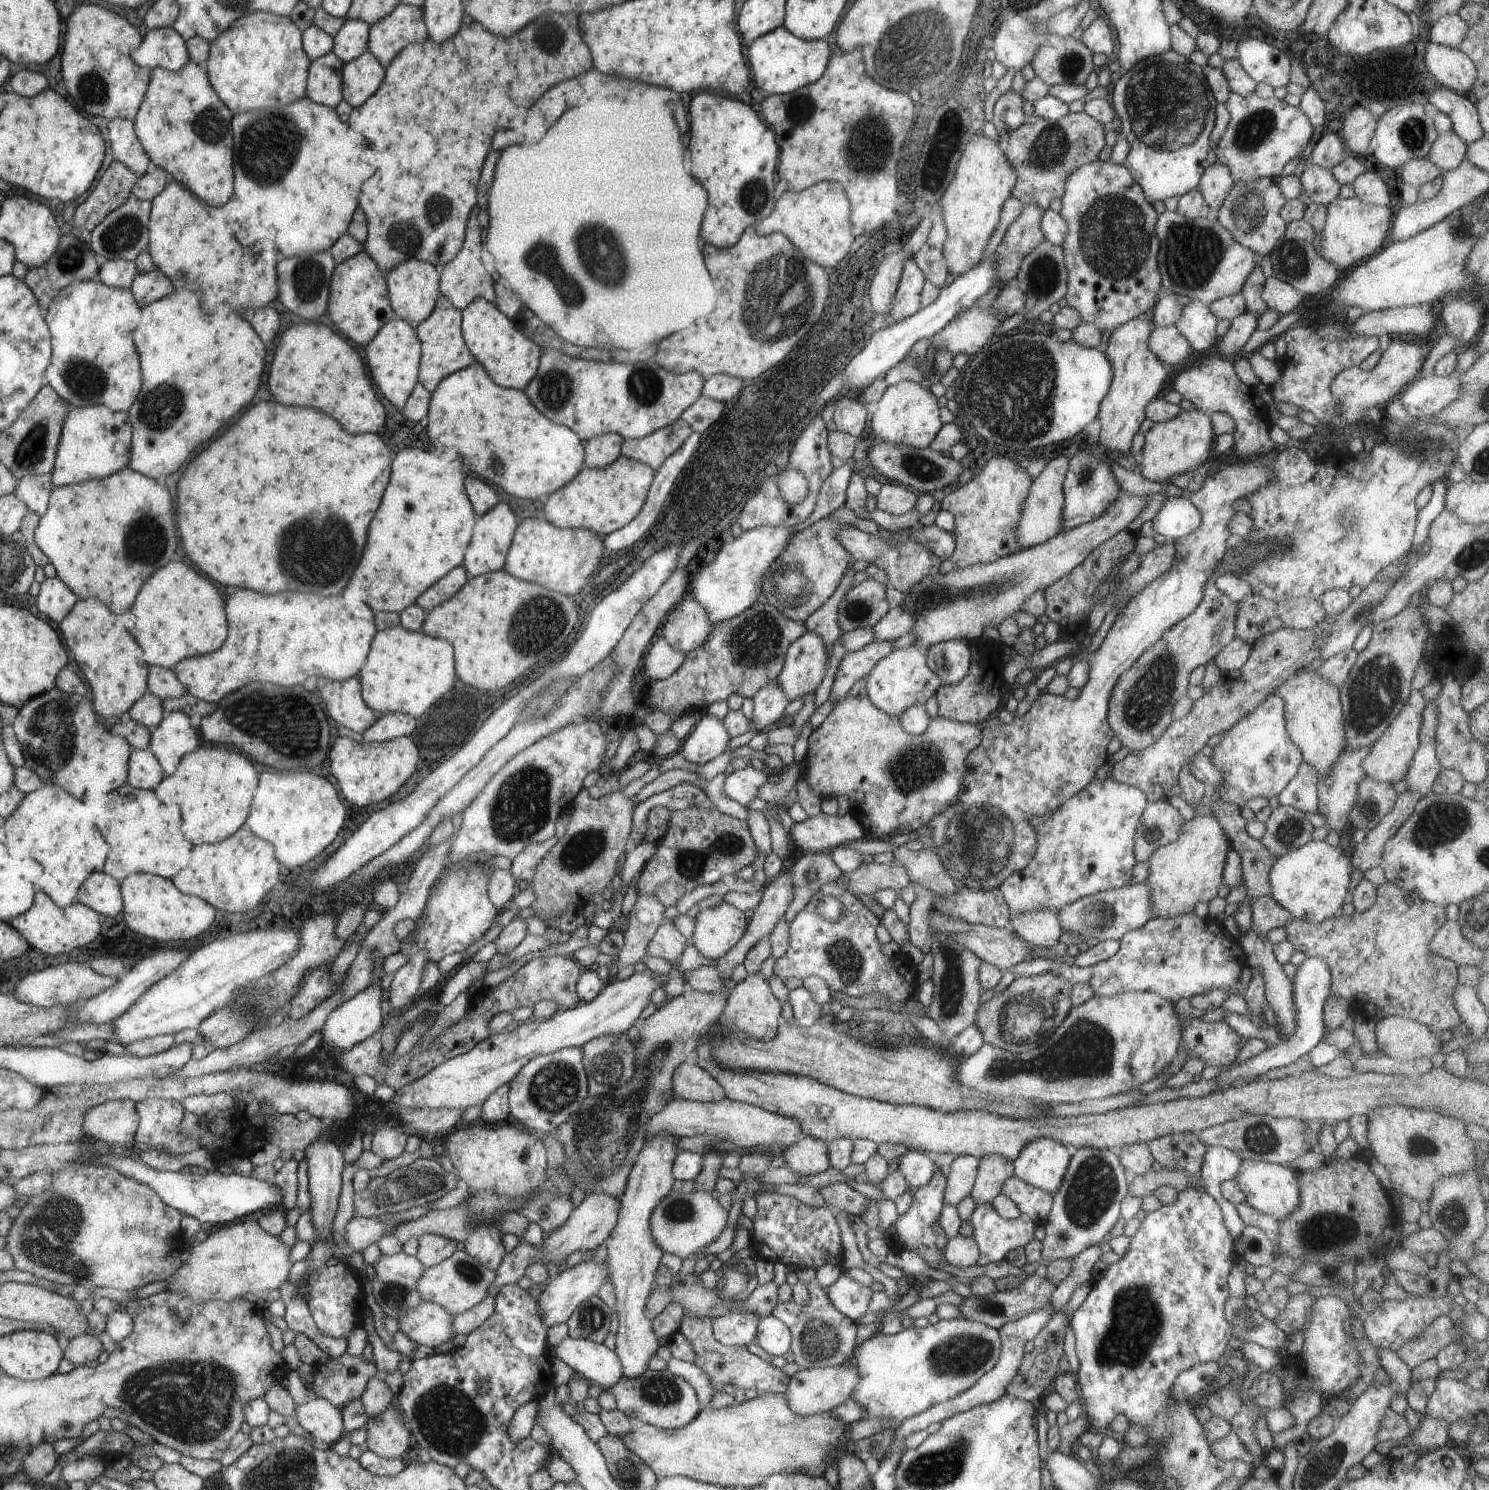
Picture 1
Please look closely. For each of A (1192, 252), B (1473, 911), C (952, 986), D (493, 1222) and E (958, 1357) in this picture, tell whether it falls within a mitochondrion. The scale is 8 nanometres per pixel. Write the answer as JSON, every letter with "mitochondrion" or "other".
{"A":"mitochondrion","B":"other","C":"mitochondrion","D":"other","E":"mitochondrion"}

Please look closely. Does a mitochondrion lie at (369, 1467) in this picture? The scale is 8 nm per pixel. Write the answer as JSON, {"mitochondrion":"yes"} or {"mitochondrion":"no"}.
{"mitochondrion":"no"}

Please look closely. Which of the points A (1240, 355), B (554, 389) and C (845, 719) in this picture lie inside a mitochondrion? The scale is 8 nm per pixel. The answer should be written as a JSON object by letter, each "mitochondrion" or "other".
{"A":"other","B":"mitochondrion","C":"other"}

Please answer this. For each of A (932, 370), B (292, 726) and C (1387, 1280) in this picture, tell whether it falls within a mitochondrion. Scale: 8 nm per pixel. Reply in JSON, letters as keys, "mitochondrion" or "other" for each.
{"A":"other","B":"mitochondrion","C":"other"}

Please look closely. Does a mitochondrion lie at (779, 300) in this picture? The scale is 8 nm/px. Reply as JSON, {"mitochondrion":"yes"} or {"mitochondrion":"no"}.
{"mitochondrion":"yes"}

